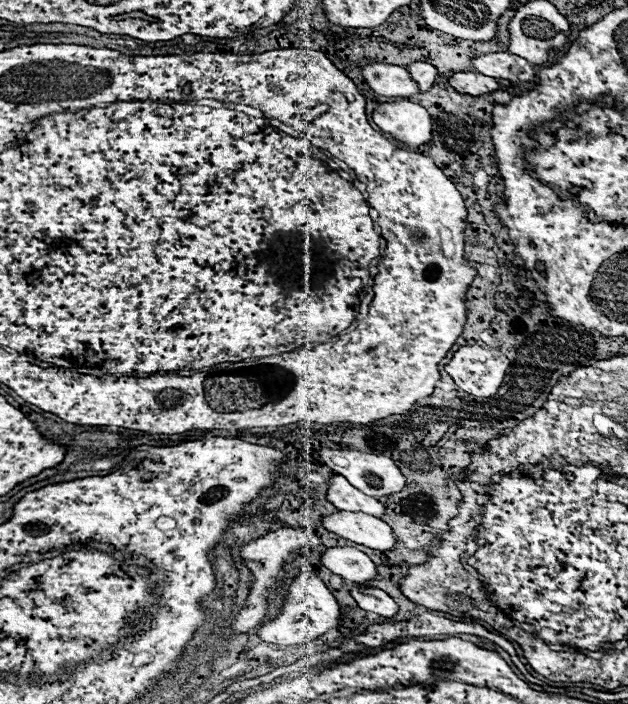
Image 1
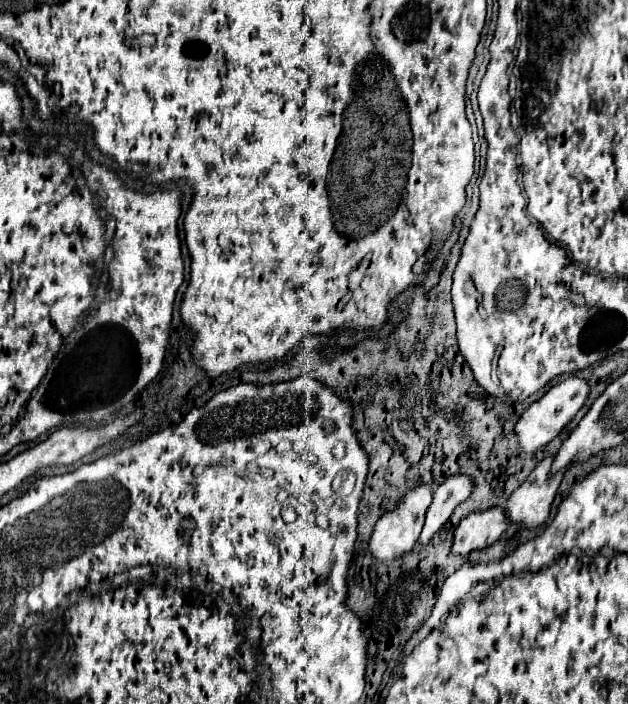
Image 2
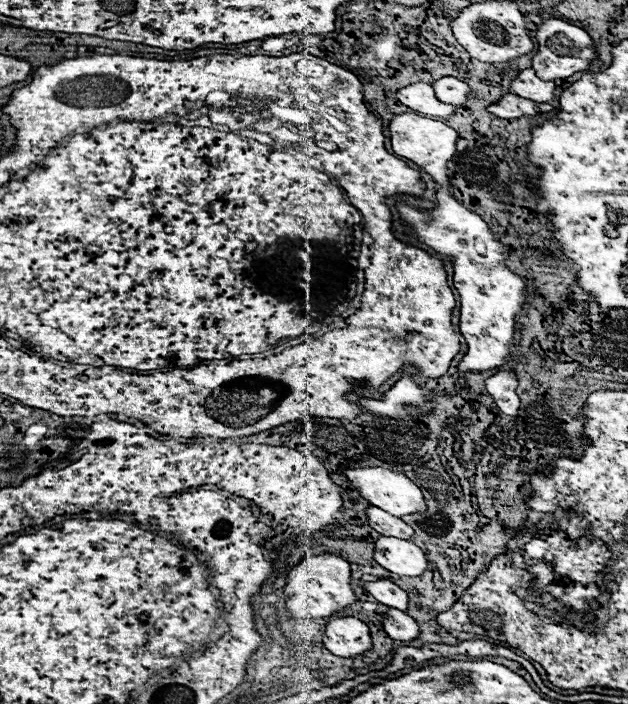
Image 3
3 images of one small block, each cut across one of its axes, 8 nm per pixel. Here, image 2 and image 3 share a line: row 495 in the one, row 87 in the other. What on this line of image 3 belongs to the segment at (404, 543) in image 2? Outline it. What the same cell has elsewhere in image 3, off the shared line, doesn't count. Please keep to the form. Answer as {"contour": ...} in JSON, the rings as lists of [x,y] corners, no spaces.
{"contour":[[[416,82],[416,84],[410,84],[402,90],[398,90],[396,98],[404,106],[408,106],[420,114],[426,114],[426,116],[450,118],[456,112],[456,106],[440,102],[434,94],[434,88],[430,84],[424,84],[424,82]]]}

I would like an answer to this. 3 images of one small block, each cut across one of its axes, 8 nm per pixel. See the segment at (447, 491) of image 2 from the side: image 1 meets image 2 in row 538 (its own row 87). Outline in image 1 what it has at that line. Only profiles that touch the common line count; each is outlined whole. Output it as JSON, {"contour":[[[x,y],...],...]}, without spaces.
{"contour":[[[412,62],[406,68],[408,68],[408,74],[412,74],[412,80],[416,80],[416,84],[420,86],[422,92],[428,90],[438,76],[438,70],[428,62]]]}

